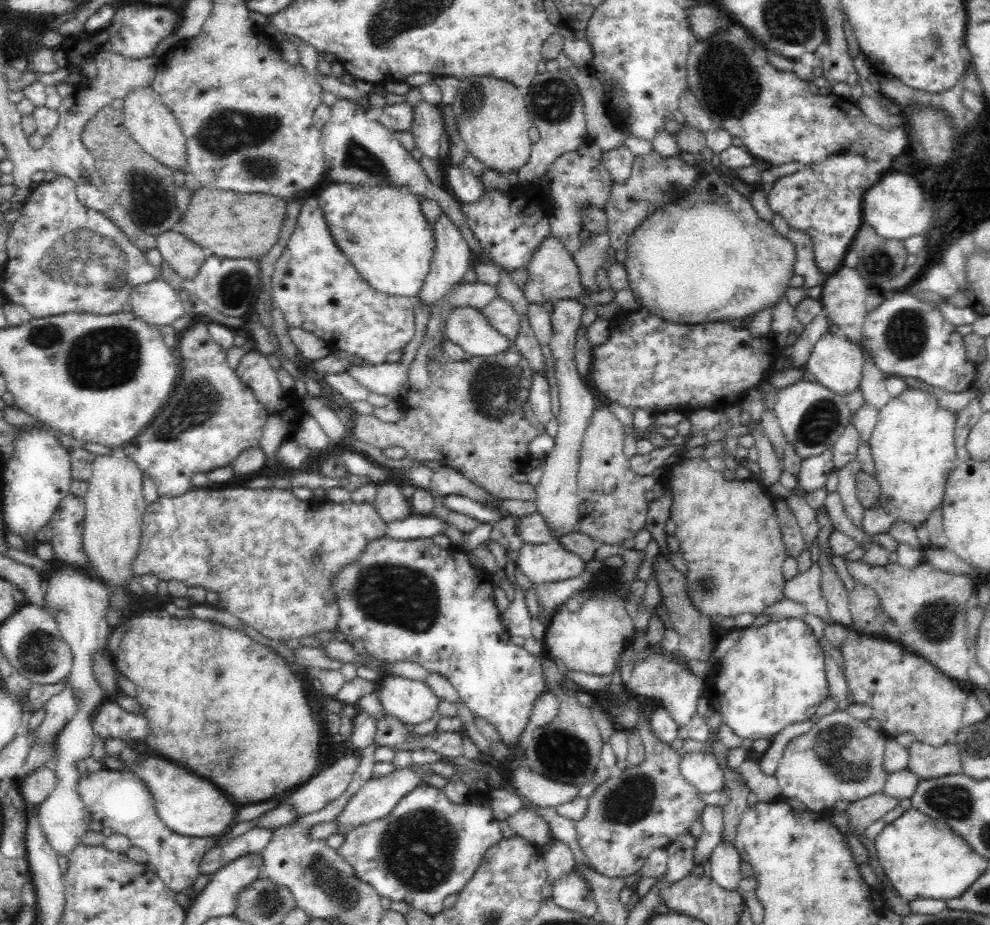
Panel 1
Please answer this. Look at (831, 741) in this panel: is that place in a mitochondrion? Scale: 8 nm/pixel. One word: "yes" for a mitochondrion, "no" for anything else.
yes

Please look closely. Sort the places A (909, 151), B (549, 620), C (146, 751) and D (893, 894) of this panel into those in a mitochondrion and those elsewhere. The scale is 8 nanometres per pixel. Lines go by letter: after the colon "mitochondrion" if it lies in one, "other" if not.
A: other
B: other
C: other
D: other

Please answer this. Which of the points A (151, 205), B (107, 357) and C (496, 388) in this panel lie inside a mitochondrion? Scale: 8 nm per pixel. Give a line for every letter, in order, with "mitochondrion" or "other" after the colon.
A: mitochondrion
B: mitochondrion
C: mitochondrion

